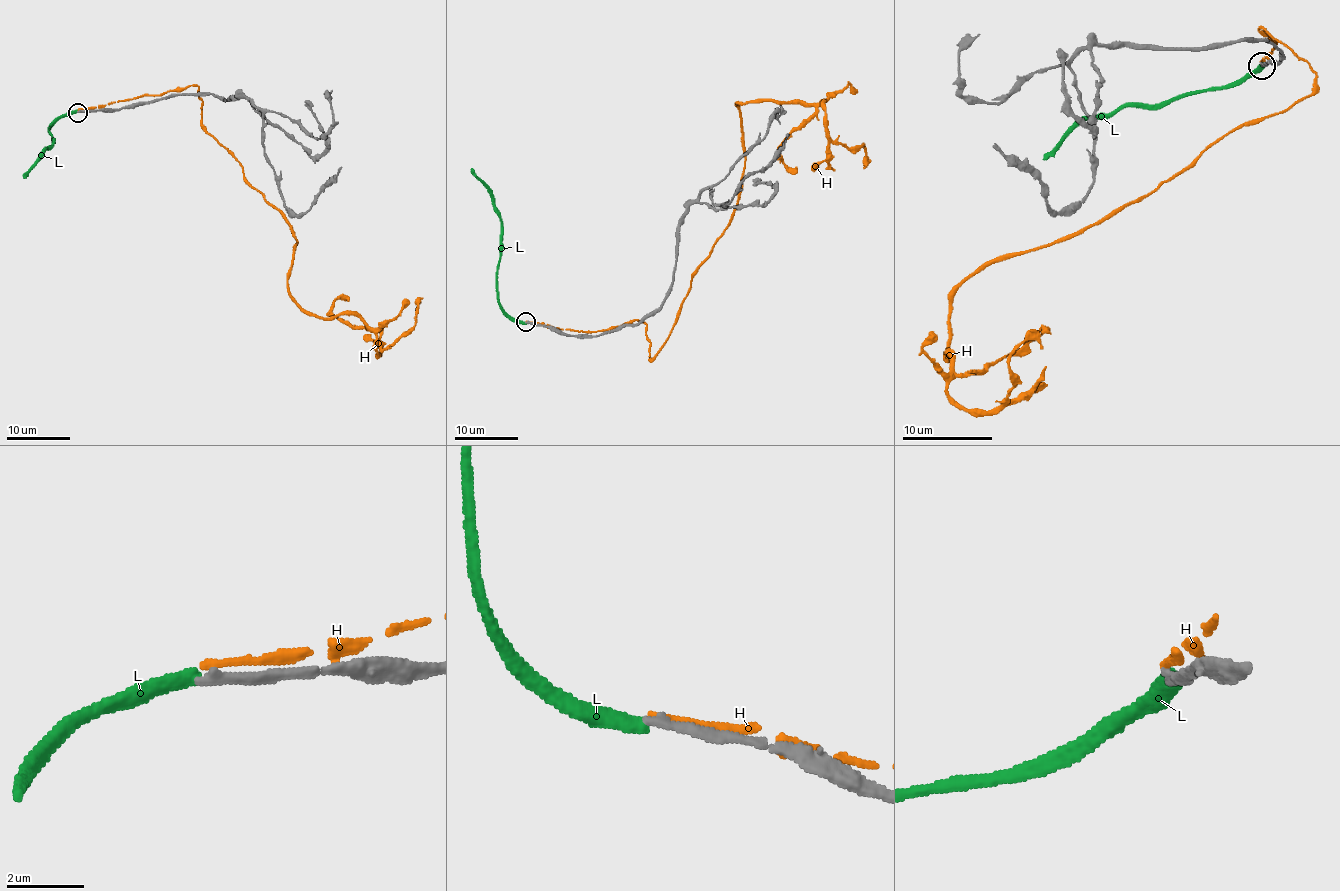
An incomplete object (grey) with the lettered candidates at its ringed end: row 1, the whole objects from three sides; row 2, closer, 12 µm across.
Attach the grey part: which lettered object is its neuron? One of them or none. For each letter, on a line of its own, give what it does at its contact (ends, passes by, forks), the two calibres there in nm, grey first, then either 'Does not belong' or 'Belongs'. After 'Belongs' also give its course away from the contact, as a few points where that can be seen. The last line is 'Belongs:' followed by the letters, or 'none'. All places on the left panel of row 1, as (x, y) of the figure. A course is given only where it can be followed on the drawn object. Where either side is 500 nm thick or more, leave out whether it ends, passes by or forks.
H: It ends there. Thickness 300 nm (grey) against 200 nm. Does not belong
L: It ends there. Thickness 260 nm (grey) against 400 nm. Does not belong
Belongs: none

